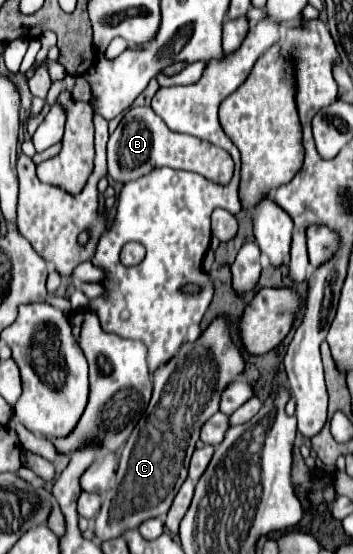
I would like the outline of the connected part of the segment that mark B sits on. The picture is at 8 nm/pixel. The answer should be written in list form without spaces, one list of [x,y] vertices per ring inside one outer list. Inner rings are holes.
[[[130,108],[114,134],[108,140],[108,174],[114,182],[126,184],[130,180],[138,180],[150,174],[154,168],[182,168],[192,172],[202,172],[206,178],[216,180],[220,184],[228,184],[234,172],[234,162],[230,154],[206,140],[198,140],[194,136],[172,132],[152,108]]]

